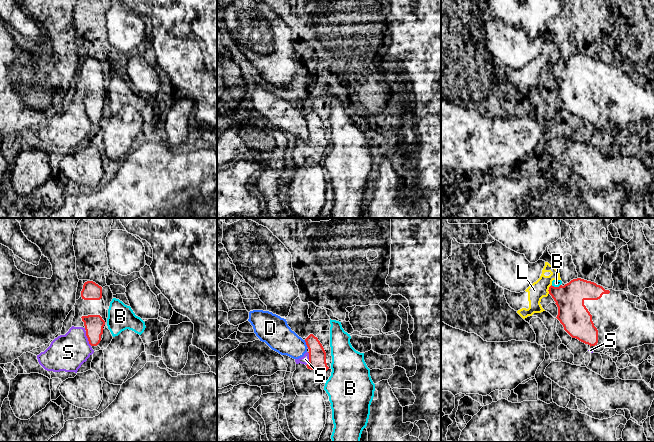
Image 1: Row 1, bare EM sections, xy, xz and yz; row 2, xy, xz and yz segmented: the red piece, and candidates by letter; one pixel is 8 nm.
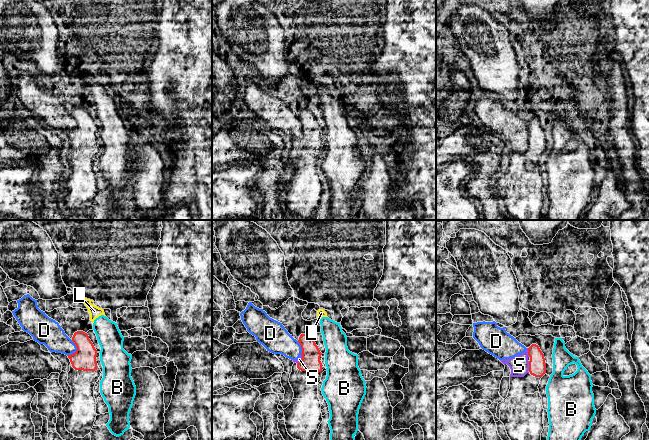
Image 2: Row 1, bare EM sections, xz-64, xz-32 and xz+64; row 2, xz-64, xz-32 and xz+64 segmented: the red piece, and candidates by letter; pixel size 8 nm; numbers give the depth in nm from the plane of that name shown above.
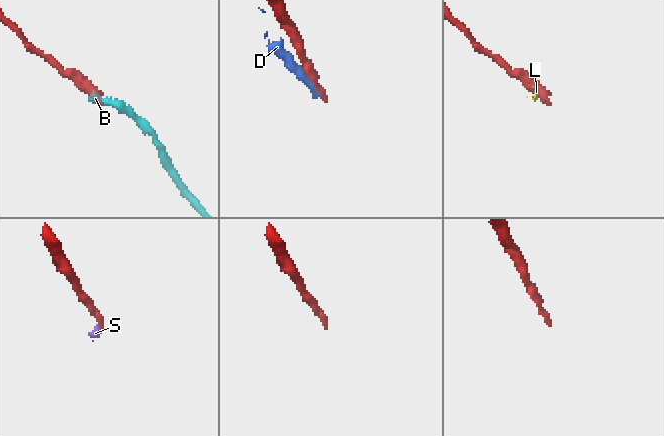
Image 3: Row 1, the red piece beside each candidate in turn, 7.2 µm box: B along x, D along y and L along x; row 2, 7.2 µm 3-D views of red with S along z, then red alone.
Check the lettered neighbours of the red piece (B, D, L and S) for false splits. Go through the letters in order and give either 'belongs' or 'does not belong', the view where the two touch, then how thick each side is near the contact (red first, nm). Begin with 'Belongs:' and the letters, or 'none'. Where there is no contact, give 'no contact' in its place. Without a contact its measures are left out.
Belongs: none
B: does not belong; contact in yz; calibres 240 and 60 nm
D: does not belong; contact in xz; calibres 140 and 220 nm
L: does not belong; contact in yz; calibres 220 and 140 nm
S: does not belong; contact in xy; calibres 150 and 300 nm

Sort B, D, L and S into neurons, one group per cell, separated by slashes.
B L / D S

